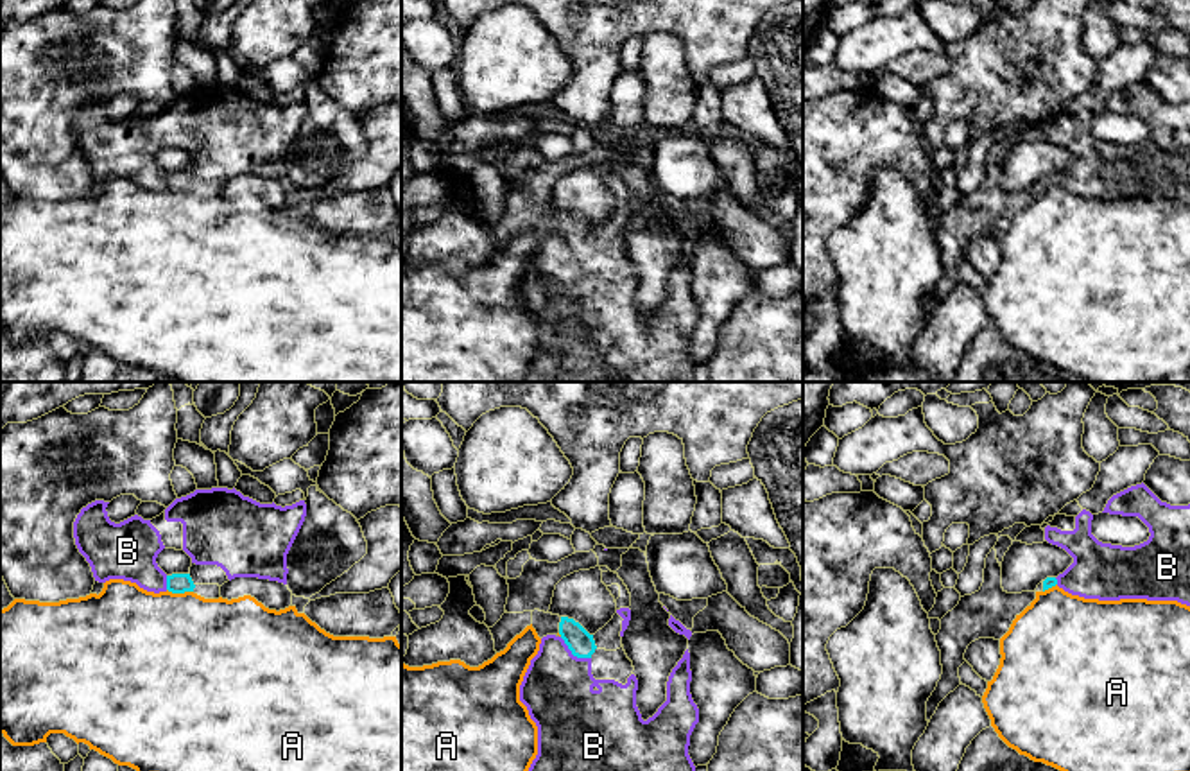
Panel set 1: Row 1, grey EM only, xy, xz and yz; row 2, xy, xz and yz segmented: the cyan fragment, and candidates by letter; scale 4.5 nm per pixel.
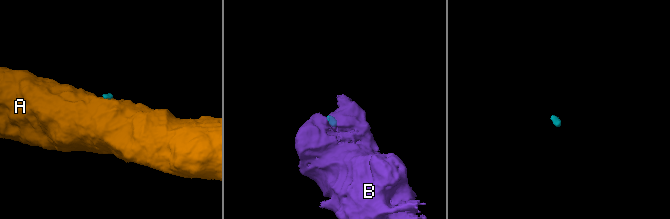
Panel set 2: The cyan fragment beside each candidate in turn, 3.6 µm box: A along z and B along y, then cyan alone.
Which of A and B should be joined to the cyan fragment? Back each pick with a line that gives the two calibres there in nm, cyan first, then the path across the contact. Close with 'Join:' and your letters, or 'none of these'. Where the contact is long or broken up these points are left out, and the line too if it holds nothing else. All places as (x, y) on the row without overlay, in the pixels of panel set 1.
B: 120 nm thick on the cyan side, 320 nm on the other; runs through xz (581, 242), (574, 253), (561, 268), (558, 289)
Join: B

